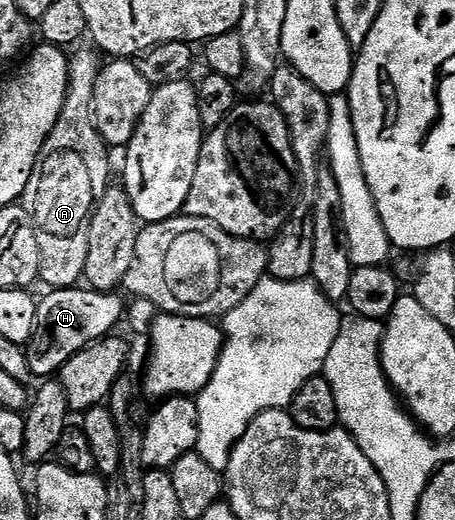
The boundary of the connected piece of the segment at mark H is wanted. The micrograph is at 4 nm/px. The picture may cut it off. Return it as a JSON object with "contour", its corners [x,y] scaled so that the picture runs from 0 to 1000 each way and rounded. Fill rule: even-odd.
{"contour":[[[196,554],[112,556],[108,563],[110,567],[101,575],[84,581],[75,637],[53,667],[62,685],[62,708],[70,708],[75,727],[84,731],[101,731],[125,721],[127,713],[141,708],[141,700],[149,700],[149,692],[158,692],[158,685],[167,685],[167,677],[176,677],[187,665],[211,654],[248,644],[253,640],[251,625],[259,617],[266,621],[273,612],[273,581],[268,588],[266,577],[257,573],[262,569],[257,563]]]}

